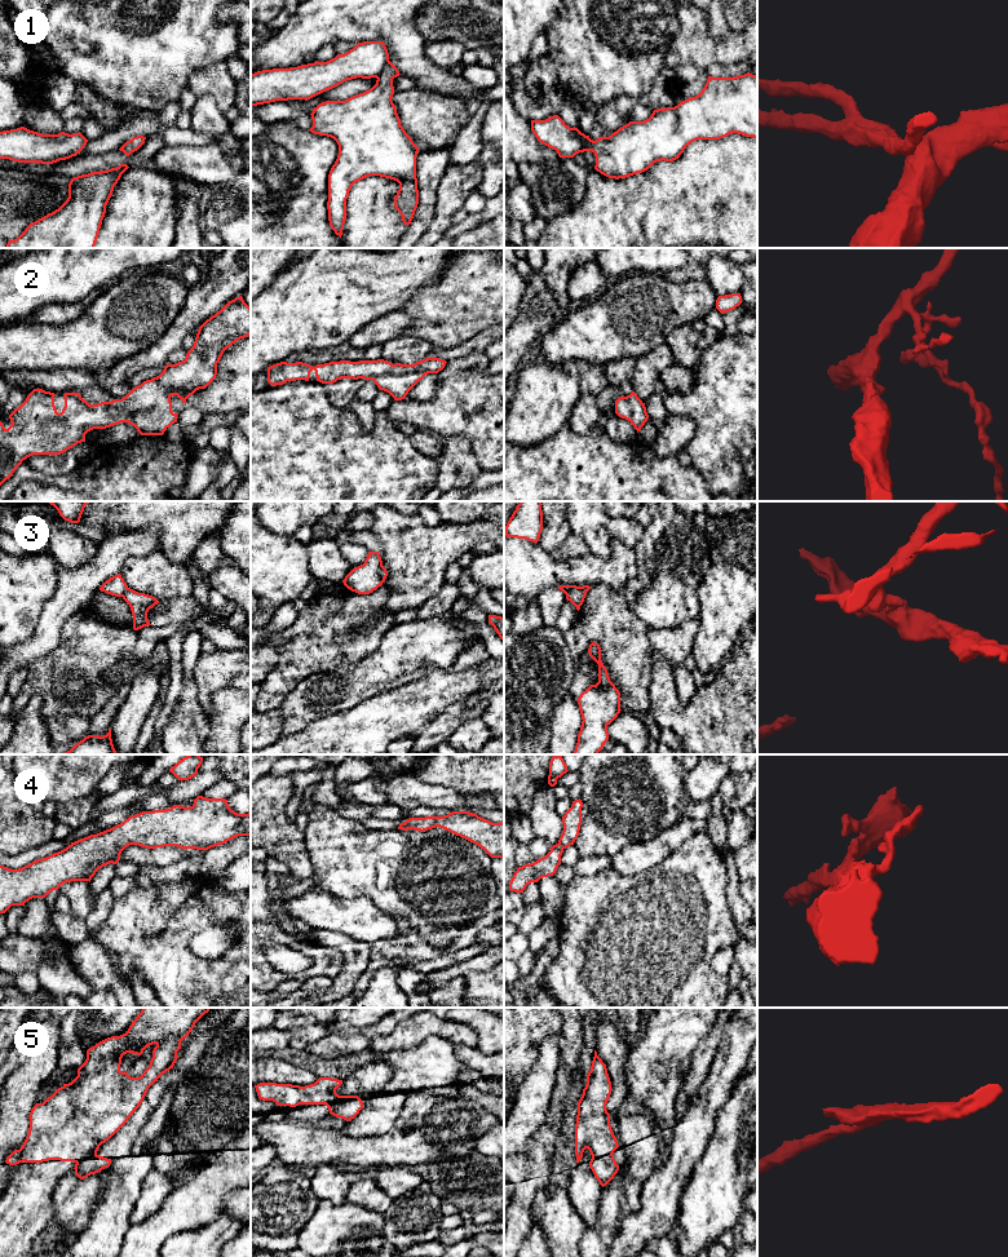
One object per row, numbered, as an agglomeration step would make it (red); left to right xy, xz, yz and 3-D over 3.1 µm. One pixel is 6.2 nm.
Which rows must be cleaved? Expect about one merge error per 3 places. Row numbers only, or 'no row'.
3, 5

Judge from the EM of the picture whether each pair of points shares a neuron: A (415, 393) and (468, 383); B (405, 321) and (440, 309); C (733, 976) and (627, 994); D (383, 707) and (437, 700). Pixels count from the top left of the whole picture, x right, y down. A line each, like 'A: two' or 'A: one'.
A: two
B: two
C: two
D: one

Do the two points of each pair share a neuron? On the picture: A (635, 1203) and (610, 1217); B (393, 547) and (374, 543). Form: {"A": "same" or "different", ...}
{"A": "different", "B": "different"}

